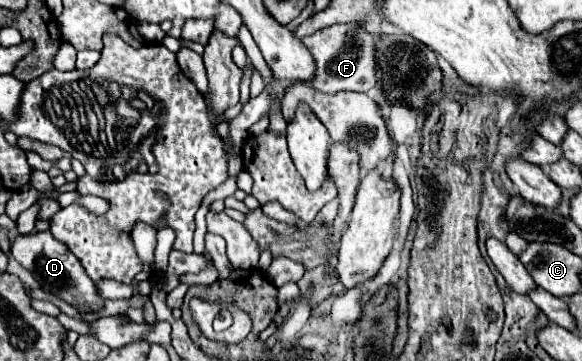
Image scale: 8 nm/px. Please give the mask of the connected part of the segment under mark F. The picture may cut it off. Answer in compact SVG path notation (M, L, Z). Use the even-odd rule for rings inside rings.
M340 23L320 29L314 35L304 37L302 43L306 45L306 49L310 49L316 63L314 81L306 81L306 85L322 93L338 93L338 91L366 93L376 85L374 39L368 37L368 33L364 33L364 29L360 29L356 23Z

